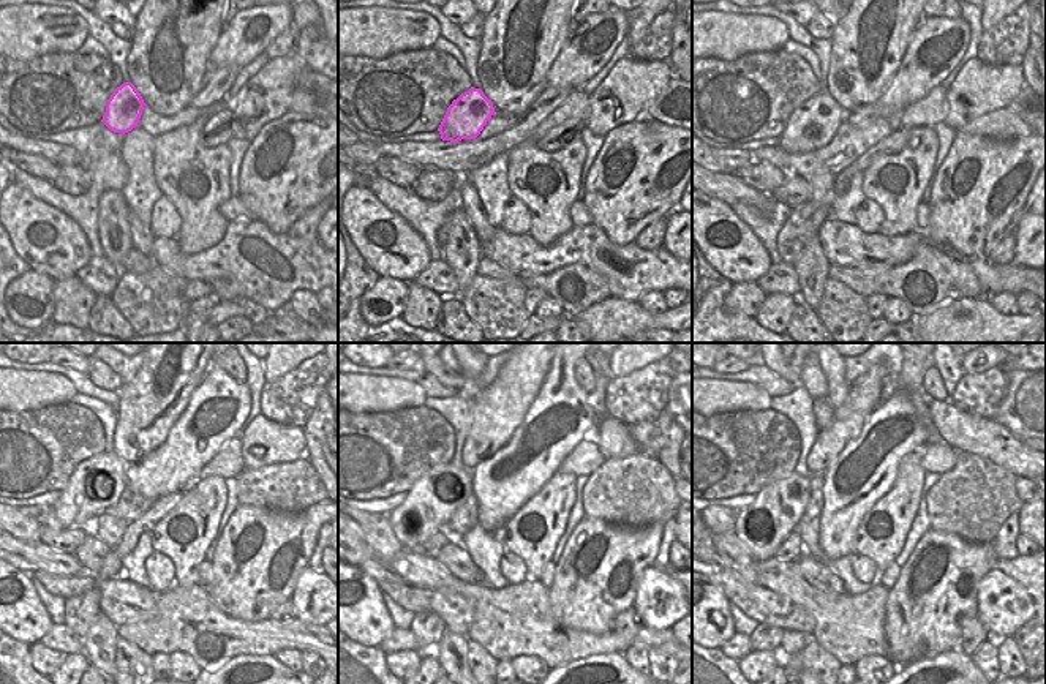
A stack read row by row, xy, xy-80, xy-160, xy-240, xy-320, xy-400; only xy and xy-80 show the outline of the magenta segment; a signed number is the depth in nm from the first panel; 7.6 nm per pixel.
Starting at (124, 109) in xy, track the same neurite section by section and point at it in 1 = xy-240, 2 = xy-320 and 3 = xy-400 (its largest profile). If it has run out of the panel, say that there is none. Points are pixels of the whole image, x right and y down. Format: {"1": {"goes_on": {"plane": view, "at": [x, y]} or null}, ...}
{"1": {"goes_on": {"plane": "xy-240", "at": [89, 492]}}, "2": {"goes_on": {"plane": "xy-320", "at": [425, 511]}}, "3": {"goes_on": {"plane": "xy-400", "at": [762, 526]}}}

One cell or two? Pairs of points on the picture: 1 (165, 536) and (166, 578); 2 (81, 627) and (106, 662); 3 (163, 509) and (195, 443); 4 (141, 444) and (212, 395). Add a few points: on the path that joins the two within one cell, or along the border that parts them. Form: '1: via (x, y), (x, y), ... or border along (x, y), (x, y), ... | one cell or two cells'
1: border along (154, 550), (171, 561), (174, 585) | two cells
2: border along (100, 613), (82, 638) | two cells
3: border along (180, 490), (160, 496), (155, 501) | two cells
4: border along (196, 386), (187, 408), (157, 449) | two cells

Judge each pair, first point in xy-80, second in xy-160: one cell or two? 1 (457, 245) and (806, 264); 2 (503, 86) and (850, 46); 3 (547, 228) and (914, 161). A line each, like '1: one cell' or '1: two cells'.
1: one cell
2: one cell
3: one cell

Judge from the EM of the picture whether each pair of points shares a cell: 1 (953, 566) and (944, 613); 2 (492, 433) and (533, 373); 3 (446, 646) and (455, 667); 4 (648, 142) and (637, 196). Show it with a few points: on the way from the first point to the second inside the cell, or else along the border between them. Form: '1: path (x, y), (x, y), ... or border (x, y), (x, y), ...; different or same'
1: path (944, 577), (942, 602); same
2: path (495, 419), (498, 409), (519, 387); same
3: path (451, 651), (454, 662); same
4: path (645, 155), (645, 165), (637, 177), (637, 184); same

